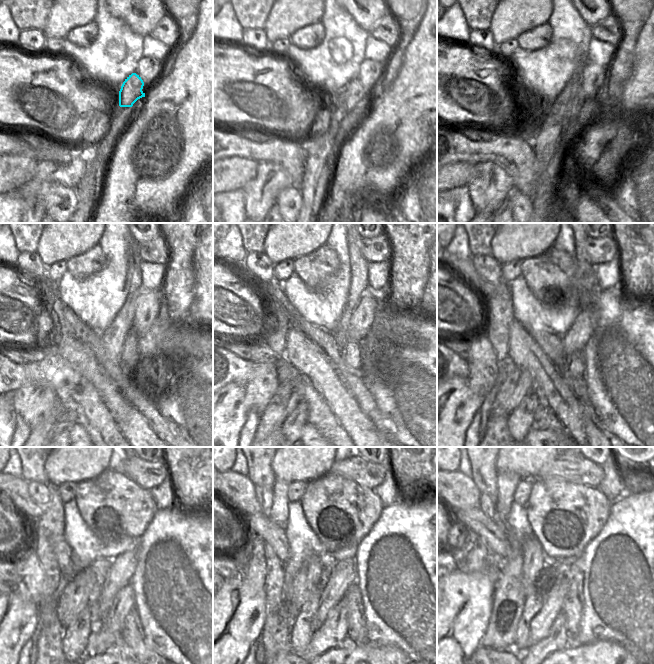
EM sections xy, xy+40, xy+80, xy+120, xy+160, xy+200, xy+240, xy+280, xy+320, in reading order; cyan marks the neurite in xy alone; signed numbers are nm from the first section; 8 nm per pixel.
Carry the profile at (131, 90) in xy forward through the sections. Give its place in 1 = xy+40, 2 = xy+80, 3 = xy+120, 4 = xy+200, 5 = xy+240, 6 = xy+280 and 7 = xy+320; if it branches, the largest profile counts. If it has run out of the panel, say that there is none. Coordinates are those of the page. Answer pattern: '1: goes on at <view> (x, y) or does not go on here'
1: goes on at xy+40 (354, 91)
2: goes on at xy+80 (578, 100)
3: goes on at xy+120 (129, 353)
4: goes on at xy+200 (572, 370)
5: goes on at xy+240 (104, 637)
6: goes on at xy+280 (333, 633)
7: goes on at xy+320 (557, 638)

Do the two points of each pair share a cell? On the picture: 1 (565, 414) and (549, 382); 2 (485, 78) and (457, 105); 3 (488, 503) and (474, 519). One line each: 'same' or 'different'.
1: same
2: same
3: different

